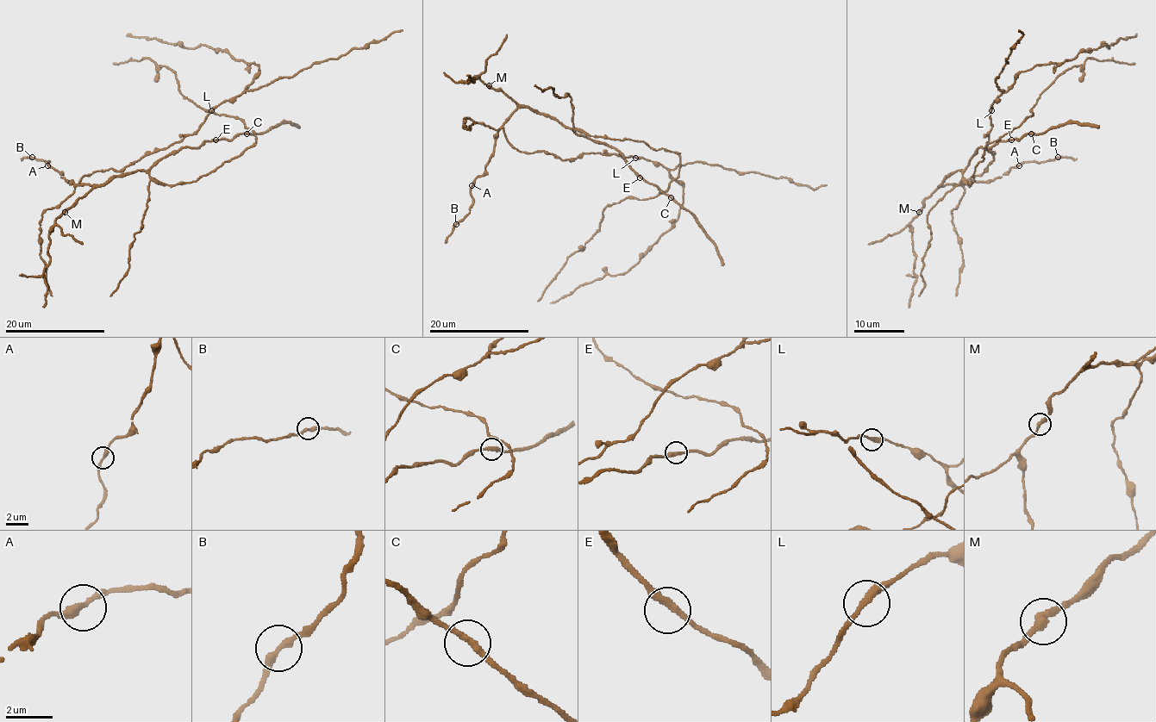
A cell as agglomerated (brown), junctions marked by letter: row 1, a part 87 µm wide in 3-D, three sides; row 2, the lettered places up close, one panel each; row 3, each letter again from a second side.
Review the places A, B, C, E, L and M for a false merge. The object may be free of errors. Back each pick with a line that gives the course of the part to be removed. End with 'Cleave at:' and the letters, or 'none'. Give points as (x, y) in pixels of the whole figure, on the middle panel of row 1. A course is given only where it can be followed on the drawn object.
Cleave at: none

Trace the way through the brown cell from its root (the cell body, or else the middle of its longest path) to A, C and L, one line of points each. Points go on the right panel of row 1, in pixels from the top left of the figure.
A: (953, 184), (990, 182), (1019, 165)
C: (953, 184), (941, 183), (951, 173), (962, 171), (980, 147), (991, 147), (1031, 133)
L: (953, 184), (961, 184), (980, 176), (994, 159), (986, 148), (987, 132), (991, 128), (991, 110)

